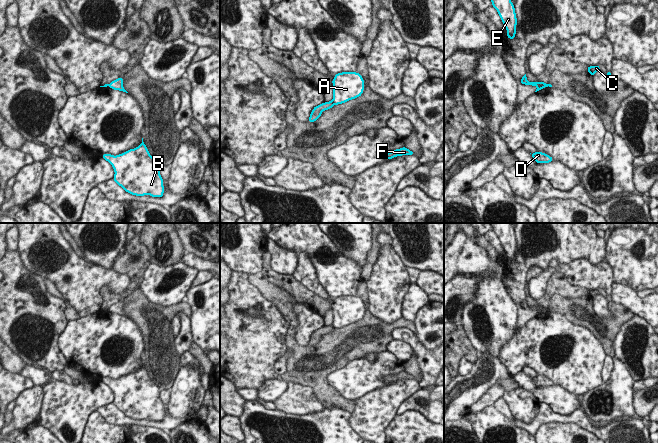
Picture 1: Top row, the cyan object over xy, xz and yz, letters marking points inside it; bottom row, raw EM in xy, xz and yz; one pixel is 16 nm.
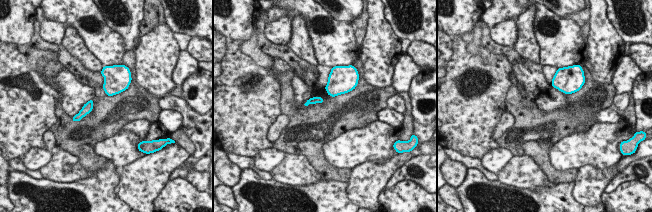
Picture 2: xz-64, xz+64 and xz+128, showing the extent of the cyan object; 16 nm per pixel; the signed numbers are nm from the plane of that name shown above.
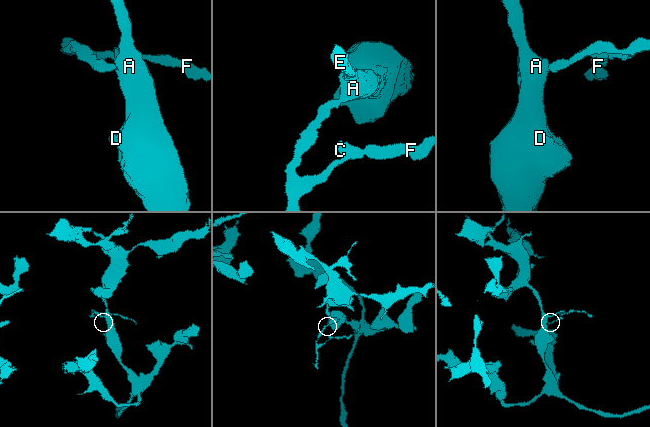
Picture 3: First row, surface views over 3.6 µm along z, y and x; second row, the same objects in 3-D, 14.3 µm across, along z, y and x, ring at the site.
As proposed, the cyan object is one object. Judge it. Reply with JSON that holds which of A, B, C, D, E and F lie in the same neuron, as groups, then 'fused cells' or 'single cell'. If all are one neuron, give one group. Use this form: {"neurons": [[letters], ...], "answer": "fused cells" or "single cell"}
{"neurons": [["A", "B", "D", "E"], ["C", "F"]], "answer": "fused cells"}

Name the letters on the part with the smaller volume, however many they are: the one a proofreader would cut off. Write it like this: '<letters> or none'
C, F

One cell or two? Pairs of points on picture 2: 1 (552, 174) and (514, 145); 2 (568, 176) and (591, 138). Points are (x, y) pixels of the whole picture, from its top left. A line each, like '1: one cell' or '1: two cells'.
1: one cell
2: two cells

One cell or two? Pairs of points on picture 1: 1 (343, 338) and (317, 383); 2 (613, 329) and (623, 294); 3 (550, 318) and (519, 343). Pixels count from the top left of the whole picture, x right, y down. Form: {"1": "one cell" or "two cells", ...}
{"1": "one cell", "2": "two cells", "3": "one cell"}

